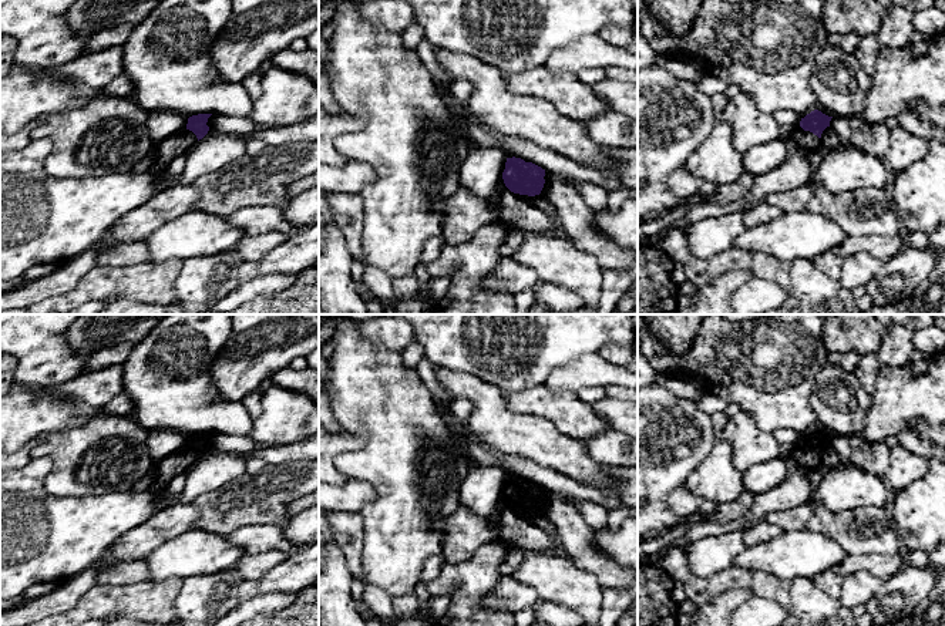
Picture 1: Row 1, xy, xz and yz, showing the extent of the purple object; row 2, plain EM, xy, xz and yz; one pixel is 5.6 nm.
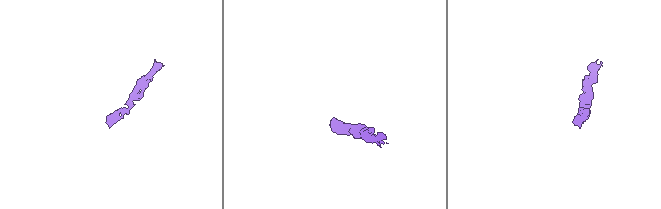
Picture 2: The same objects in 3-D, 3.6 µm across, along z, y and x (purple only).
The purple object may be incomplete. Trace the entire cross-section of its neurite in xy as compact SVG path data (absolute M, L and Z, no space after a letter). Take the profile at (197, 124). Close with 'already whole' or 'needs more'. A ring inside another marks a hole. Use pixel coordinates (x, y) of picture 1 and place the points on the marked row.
M198 114L189 117L184 131L157 144L157 162L149 169L155 178L165 175L167 166L172 159L178 155L186 155L188 151L208 134L209 127L206 122L211 115L212 114Z | needs more

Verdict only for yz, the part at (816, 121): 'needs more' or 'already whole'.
needs more

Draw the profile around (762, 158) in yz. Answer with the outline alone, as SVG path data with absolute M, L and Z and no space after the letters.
M780 137L769 144L759 144L743 155L744 171L753 176L780 166L788 155L788 139Z

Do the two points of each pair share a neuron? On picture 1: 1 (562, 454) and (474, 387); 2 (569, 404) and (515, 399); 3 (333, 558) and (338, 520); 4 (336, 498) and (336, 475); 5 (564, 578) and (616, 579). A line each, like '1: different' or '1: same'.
1: same
2: same
3: different
4: different
5: different

